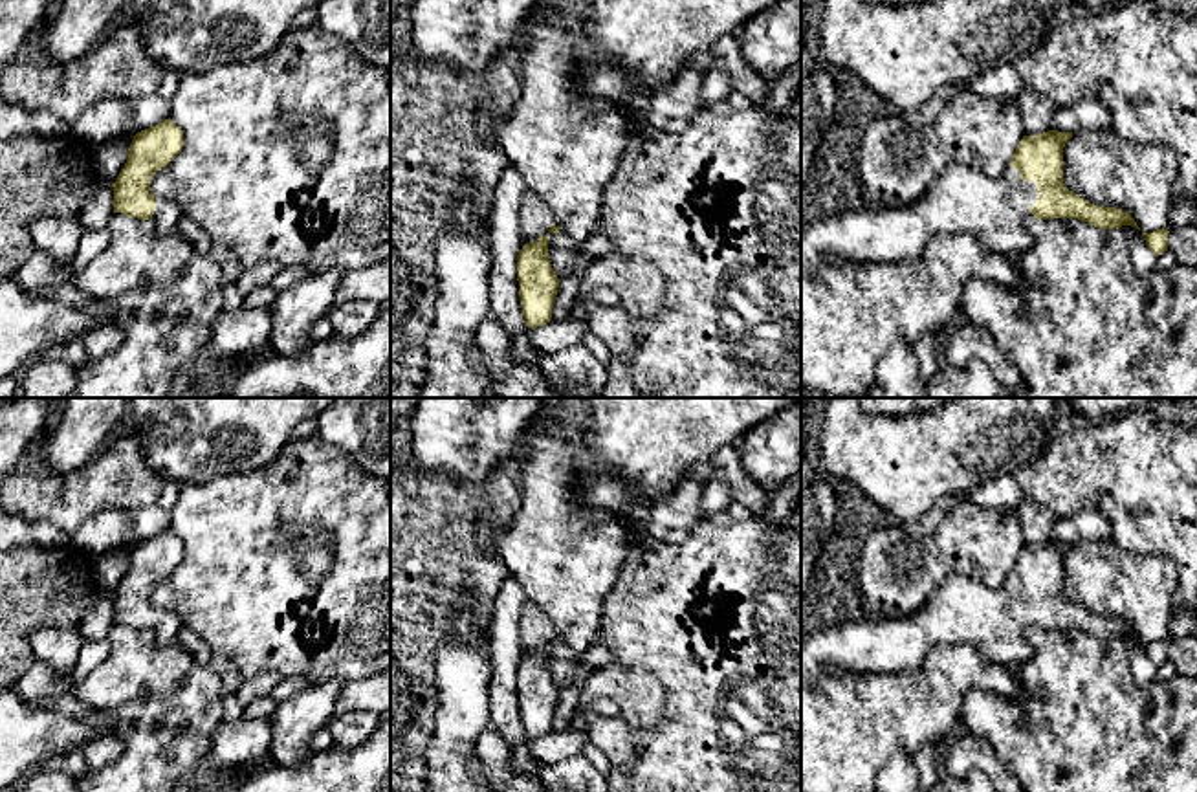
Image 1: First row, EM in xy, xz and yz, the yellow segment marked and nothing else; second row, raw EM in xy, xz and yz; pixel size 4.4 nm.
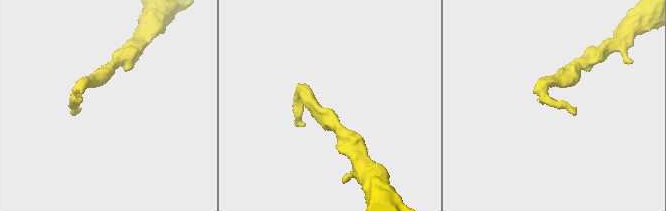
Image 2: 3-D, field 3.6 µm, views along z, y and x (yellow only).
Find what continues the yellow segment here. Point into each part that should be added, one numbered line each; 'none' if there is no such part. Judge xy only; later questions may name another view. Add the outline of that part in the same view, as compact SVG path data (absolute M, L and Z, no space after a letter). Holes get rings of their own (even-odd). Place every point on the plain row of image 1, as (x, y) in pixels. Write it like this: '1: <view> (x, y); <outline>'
1: xy (165, 629); M158 609L156 622L152 625L154 640L158 644L172 644L178 640L178 632L183 627L183 622L178 614Z

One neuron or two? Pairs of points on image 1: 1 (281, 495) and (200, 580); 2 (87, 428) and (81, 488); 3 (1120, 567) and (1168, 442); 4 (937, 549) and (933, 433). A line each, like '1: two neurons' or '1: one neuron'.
1: one neuron
2: two neurons
3: two neurons
4: two neurons

